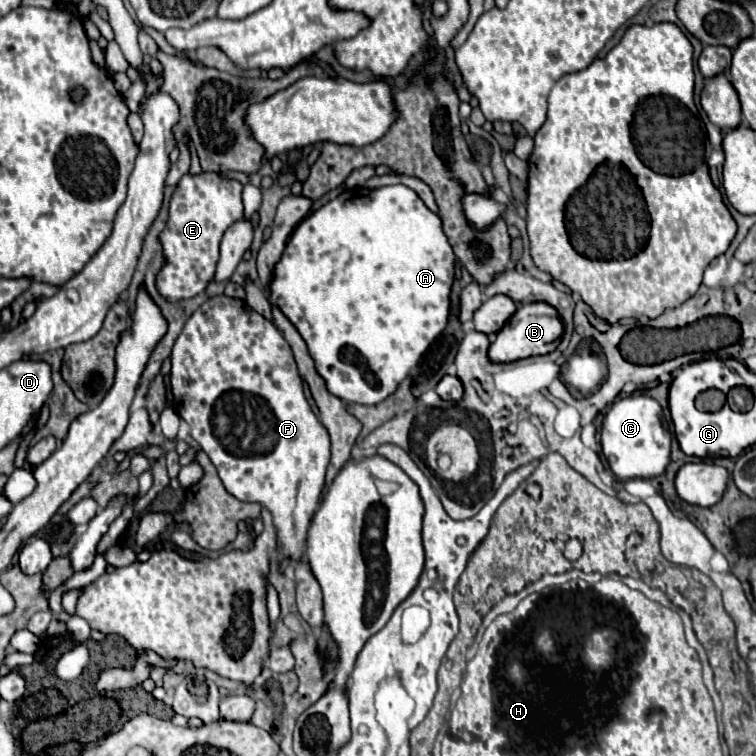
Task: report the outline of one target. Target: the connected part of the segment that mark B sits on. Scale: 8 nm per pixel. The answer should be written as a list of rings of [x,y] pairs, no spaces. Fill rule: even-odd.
[[[546,302],[524,304],[498,332],[496,342],[488,350],[488,358],[496,364],[502,364],[502,362],[514,362],[514,360],[530,358],[530,356],[548,354],[556,348],[556,342],[560,336],[562,336],[562,320],[556,314],[556,310],[552,310],[552,306],[548,306]]]

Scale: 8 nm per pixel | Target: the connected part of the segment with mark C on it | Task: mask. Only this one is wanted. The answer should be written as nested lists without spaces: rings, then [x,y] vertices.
[[[632,394],[618,398],[602,422],[602,452],[610,464],[610,470],[620,480],[630,478],[656,478],[664,474],[670,462],[670,432],[662,424],[662,406],[646,396]]]

